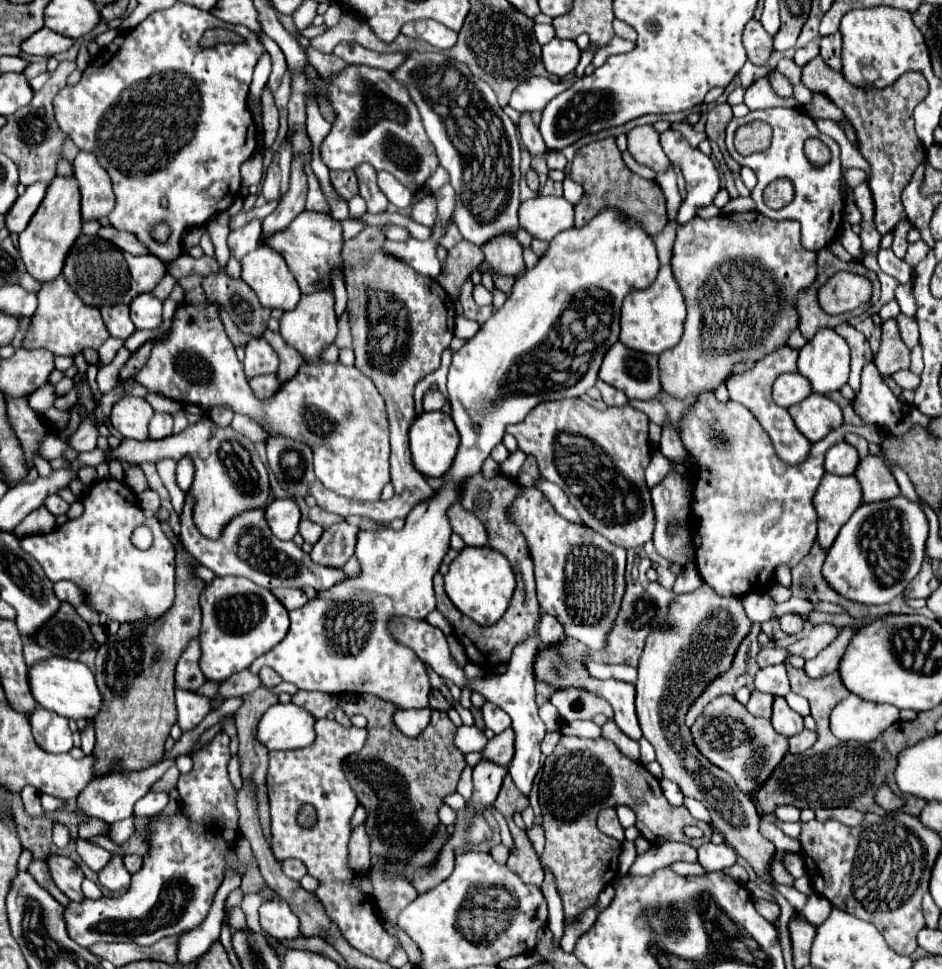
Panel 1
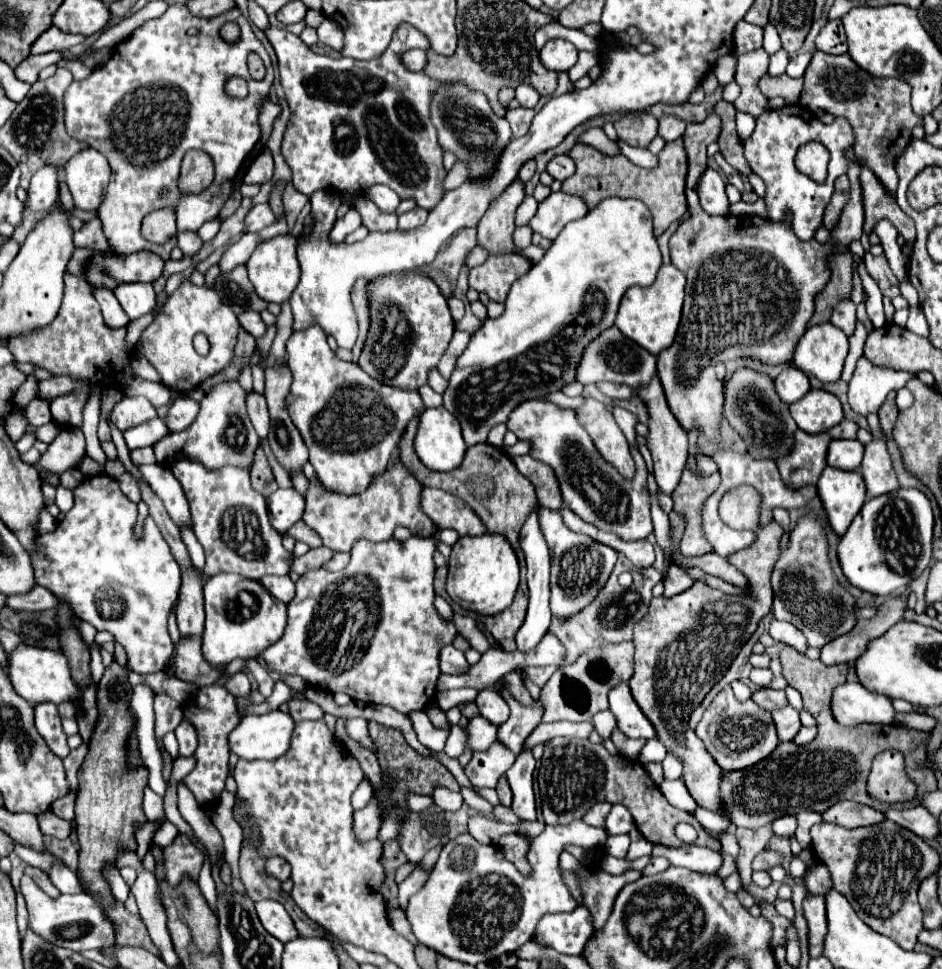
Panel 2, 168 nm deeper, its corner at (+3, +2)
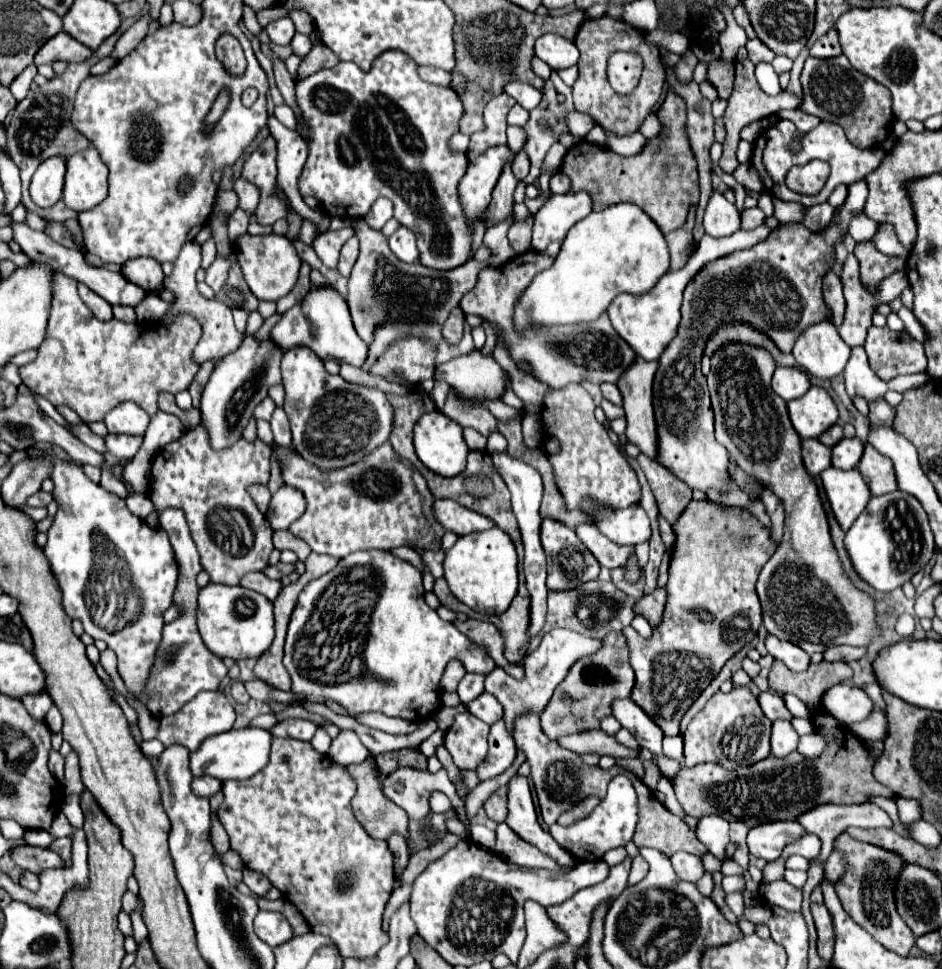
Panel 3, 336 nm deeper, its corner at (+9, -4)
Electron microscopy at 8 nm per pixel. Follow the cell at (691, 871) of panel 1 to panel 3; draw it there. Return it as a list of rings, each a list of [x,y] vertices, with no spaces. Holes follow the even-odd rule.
[[[642,856],[632,858],[632,868],[630,868],[630,878],[628,878],[628,882],[630,882],[630,884],[638,884],[646,874],[648,874],[648,862],[646,862]]]

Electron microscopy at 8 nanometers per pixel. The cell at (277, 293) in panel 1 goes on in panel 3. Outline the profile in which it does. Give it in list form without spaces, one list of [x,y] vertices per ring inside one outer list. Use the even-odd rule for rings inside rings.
[[[242,234],[236,242],[236,256],[238,256],[238,264],[244,272],[246,284],[250,286],[252,294],[258,300],[268,300],[268,302],[276,302],[278,298],[286,296],[296,280],[298,280],[298,270],[300,270],[300,256],[294,248],[294,244],[280,234],[268,234],[268,236],[252,236],[252,234]]]

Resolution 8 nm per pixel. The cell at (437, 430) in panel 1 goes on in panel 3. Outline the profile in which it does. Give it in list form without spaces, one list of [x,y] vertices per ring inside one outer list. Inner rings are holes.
[[[440,410],[428,412],[426,416],[422,416],[416,426],[414,426],[414,448],[416,454],[420,458],[420,462],[430,468],[436,474],[442,476],[456,476],[458,472],[462,472],[466,468],[466,456],[468,456],[468,446],[462,438],[462,426],[456,424],[454,420],[442,416]]]

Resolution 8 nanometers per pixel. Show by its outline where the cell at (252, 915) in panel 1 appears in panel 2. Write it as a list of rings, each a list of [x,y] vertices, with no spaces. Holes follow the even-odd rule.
[[[222,792],[218,810],[212,818],[214,826],[220,830],[224,838],[224,850],[226,850],[226,862],[232,870],[232,876],[240,880],[240,868],[238,868],[238,856],[240,856],[240,844],[242,844],[242,828],[232,816],[232,804],[234,804],[234,794],[232,792]]]

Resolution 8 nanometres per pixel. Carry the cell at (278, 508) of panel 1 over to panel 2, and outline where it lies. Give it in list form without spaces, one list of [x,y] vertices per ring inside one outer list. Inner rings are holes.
[[[294,488],[276,490],[272,496],[268,496],[266,504],[270,512],[270,522],[280,534],[286,534],[288,528],[298,522],[304,512],[304,498]]]

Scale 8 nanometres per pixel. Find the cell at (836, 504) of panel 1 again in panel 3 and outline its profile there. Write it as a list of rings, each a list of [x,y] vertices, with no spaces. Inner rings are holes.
[[[832,466],[826,468],[826,472],[822,472],[820,478],[840,528],[844,532],[850,530],[850,526],[862,514],[862,510],[870,500],[870,490],[866,488],[866,480],[858,472],[858,468],[838,470]]]

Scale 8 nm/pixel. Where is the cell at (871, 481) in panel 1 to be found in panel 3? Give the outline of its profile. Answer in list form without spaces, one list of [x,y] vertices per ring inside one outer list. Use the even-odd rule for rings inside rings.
[[[866,444],[866,448],[864,448],[858,470],[866,478],[866,484],[870,486],[872,496],[882,496],[882,494],[898,490],[898,482],[896,482],[894,466],[890,464],[890,458],[882,456],[870,444]]]

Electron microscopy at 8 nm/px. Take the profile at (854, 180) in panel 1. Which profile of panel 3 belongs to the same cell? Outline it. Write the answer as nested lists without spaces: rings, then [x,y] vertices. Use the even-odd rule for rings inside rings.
[[[844,184],[836,186],[835,190],[832,192],[832,196],[828,198],[828,202],[830,202],[834,208],[842,206],[842,204],[844,204],[844,200],[846,200],[846,192],[848,192],[848,186]]]

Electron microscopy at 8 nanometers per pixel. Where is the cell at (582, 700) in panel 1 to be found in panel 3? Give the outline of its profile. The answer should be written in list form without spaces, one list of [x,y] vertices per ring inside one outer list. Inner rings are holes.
[[[608,632],[606,638],[604,638],[604,646],[594,656],[586,656],[586,658],[578,660],[572,666],[572,670],[568,672],[568,676],[558,684],[558,688],[554,690],[552,700],[542,710],[542,730],[550,740],[558,740],[562,736],[584,732],[584,730],[596,730],[596,728],[600,728],[600,720],[612,714],[610,712],[612,700],[622,698],[622,696],[630,698],[632,688],[634,688],[634,670],[630,668],[630,660],[628,660],[626,636],[622,632]]]

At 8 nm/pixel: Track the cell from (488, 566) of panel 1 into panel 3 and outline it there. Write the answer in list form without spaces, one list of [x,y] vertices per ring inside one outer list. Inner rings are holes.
[[[498,526],[458,538],[446,552],[444,572],[452,594],[476,612],[504,612],[518,590],[518,554],[512,538]]]

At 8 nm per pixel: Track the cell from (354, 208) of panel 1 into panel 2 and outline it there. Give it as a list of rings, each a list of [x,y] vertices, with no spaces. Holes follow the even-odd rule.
[[[352,206],[340,220],[336,220],[336,224],[334,224],[334,228],[332,228],[332,234],[330,234],[332,242],[342,242],[342,240],[348,236],[348,232],[354,232],[360,224],[362,224],[362,222],[360,222],[360,214],[358,214],[358,210]]]

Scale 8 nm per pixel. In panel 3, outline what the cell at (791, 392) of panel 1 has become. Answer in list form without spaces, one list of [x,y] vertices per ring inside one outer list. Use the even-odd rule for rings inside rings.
[[[780,366],[780,368],[776,368],[774,378],[772,378],[772,390],[780,398],[784,398],[786,402],[788,400],[794,400],[794,398],[800,398],[810,386],[812,384],[810,384],[808,374],[802,372],[800,368]]]

